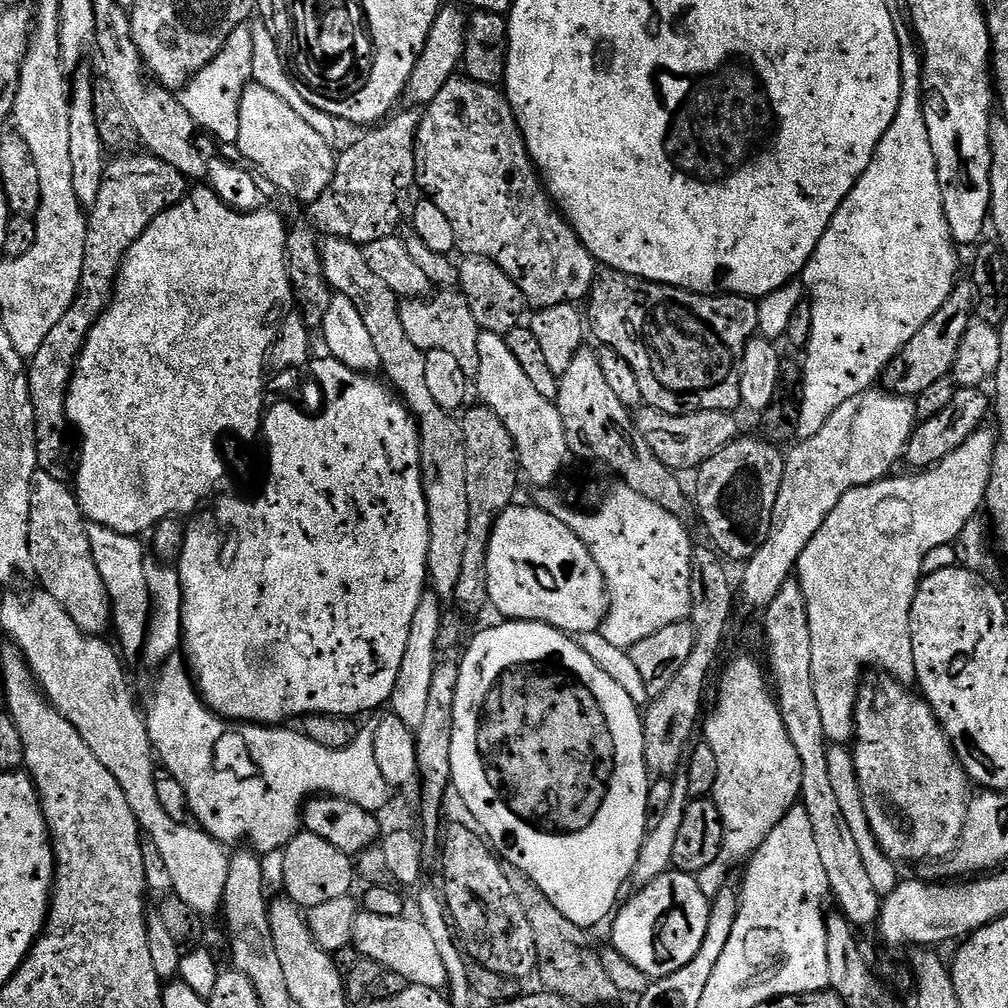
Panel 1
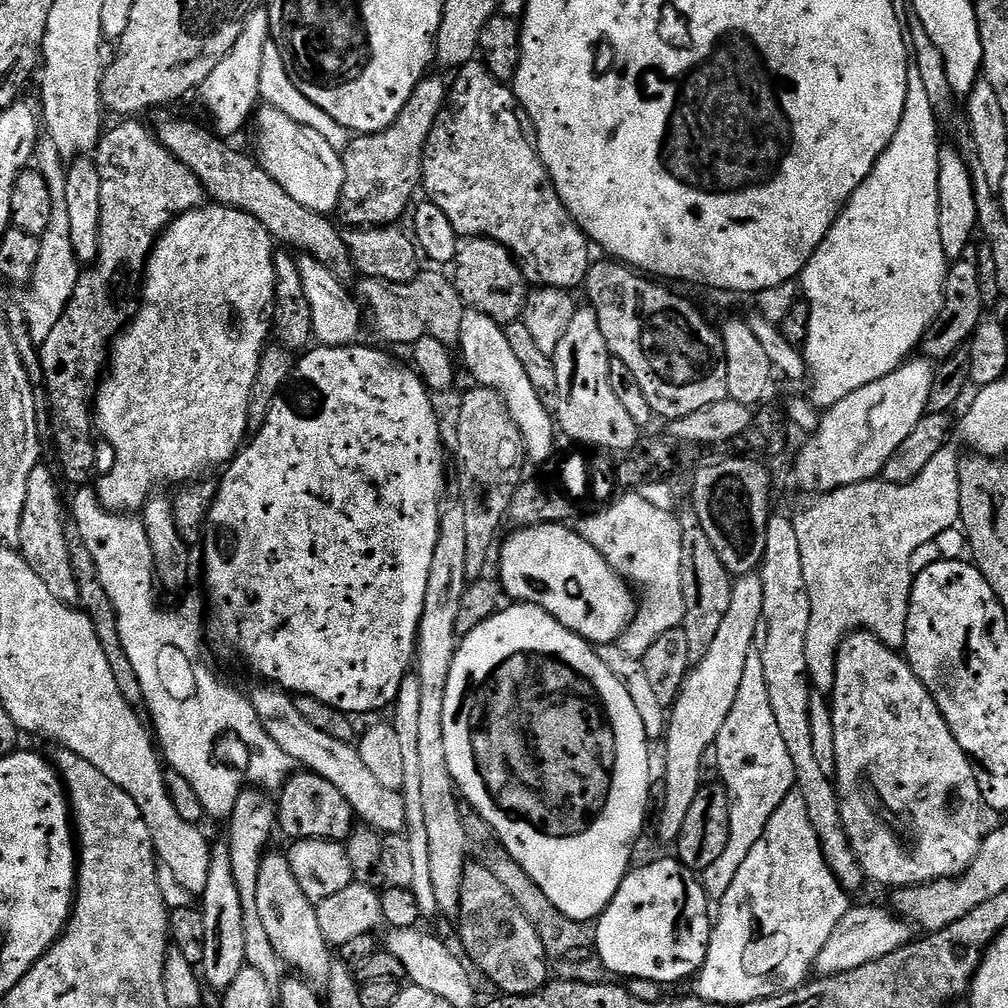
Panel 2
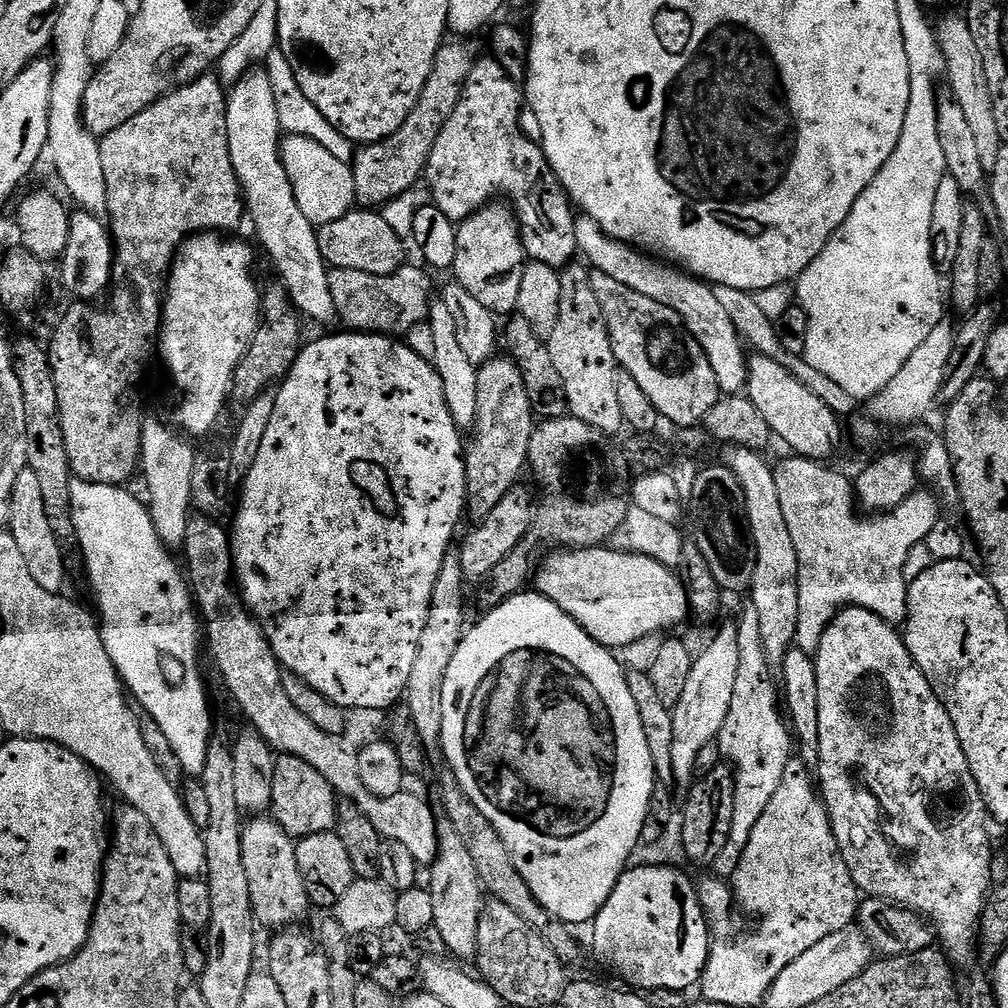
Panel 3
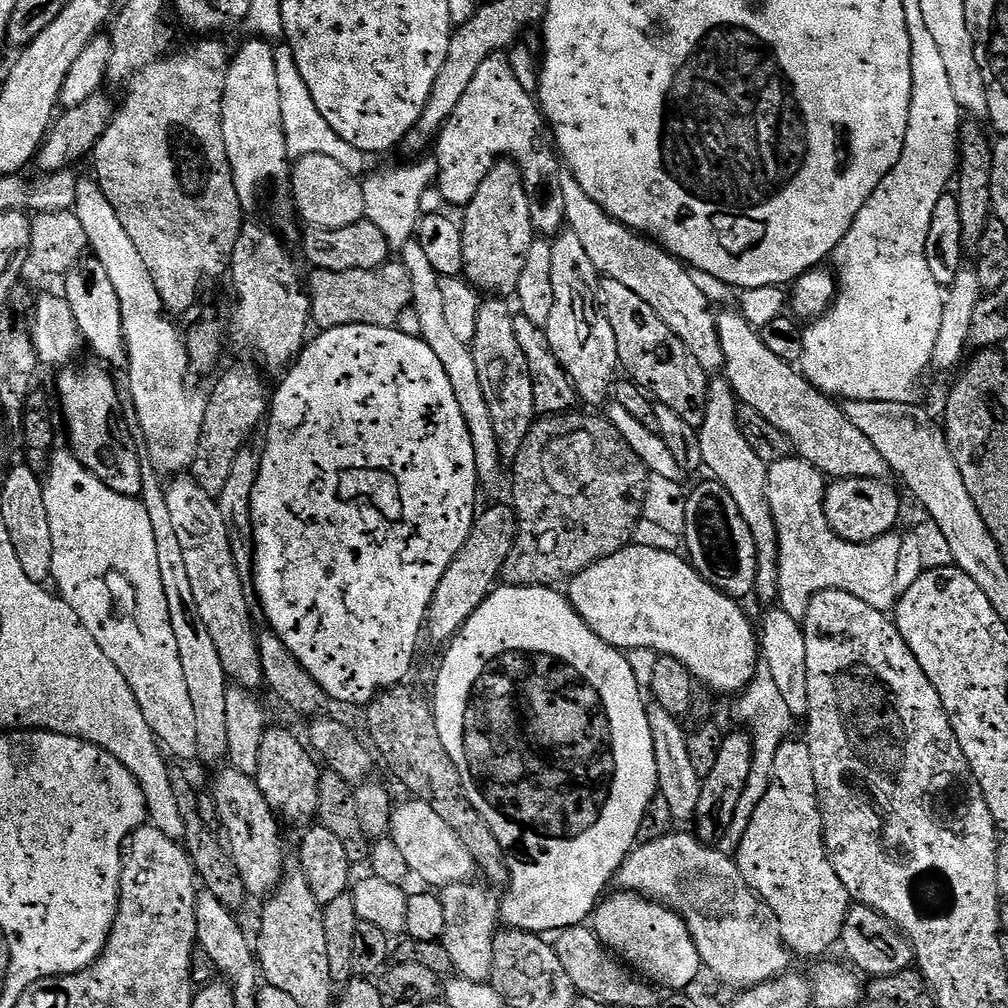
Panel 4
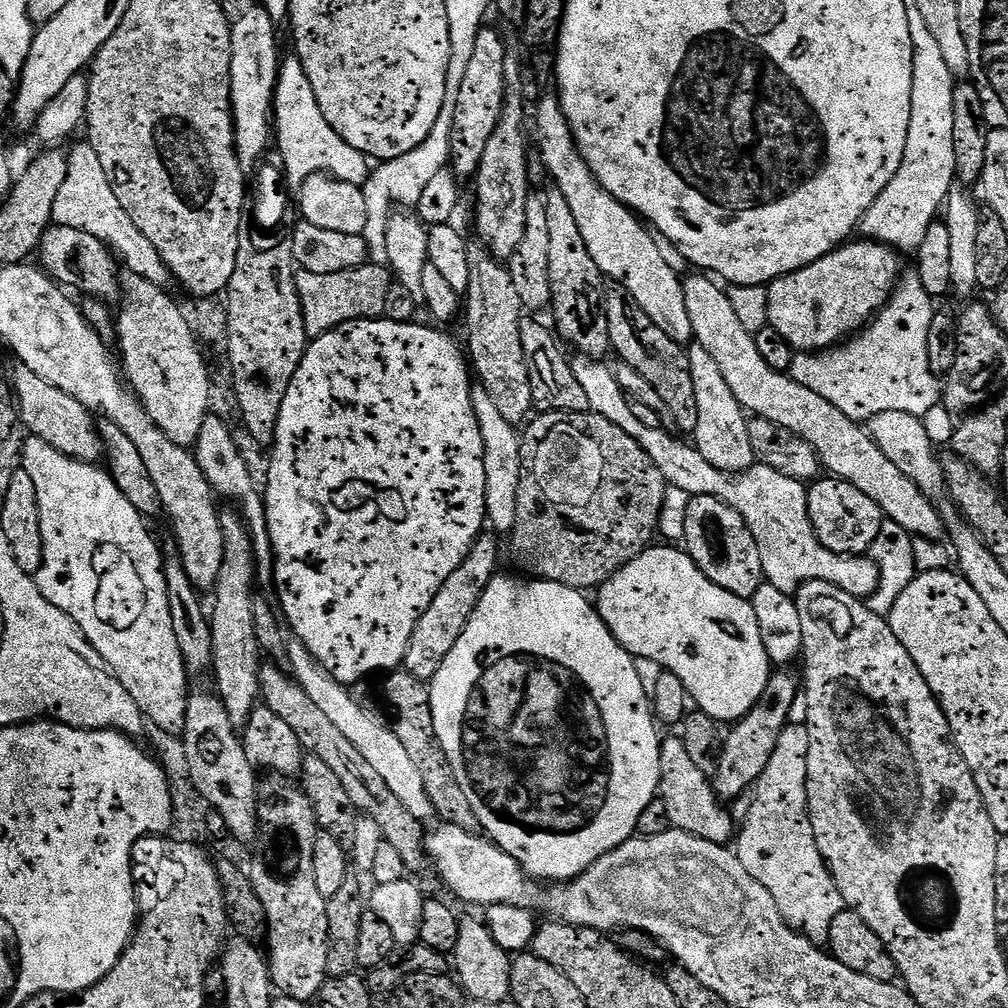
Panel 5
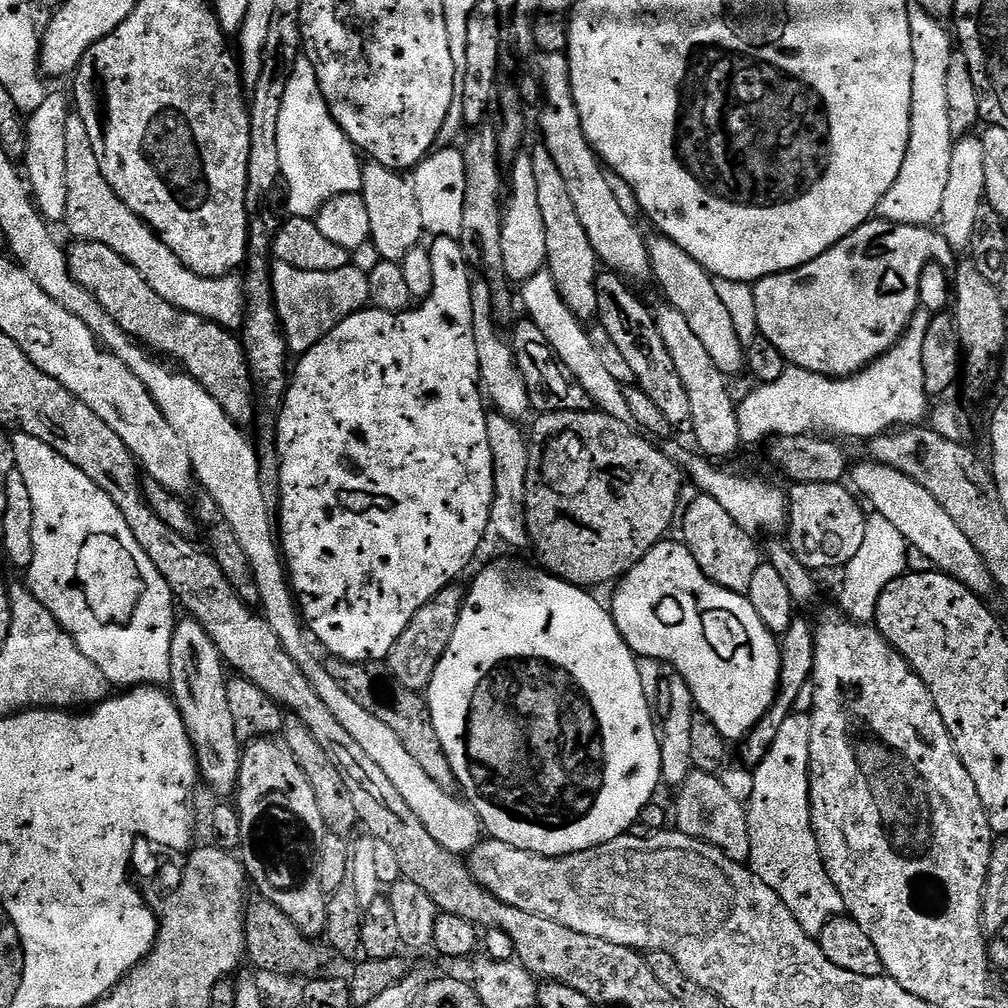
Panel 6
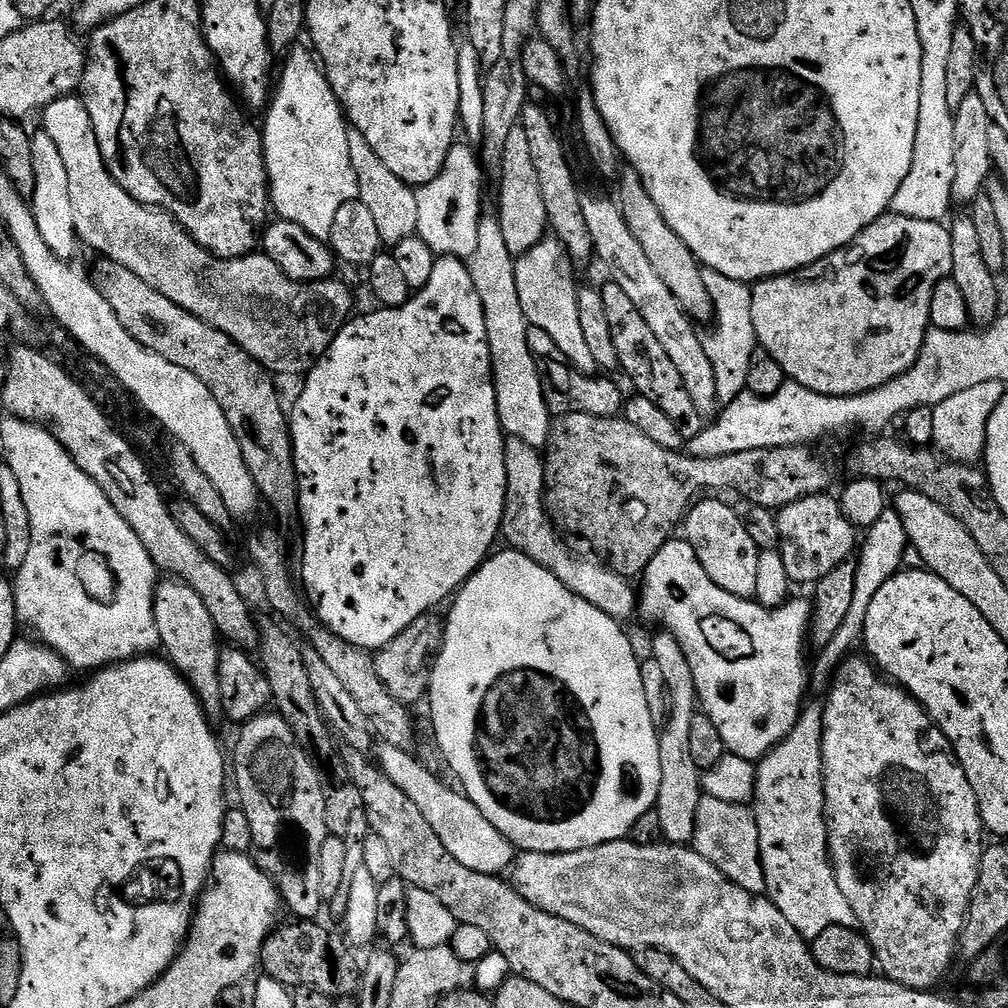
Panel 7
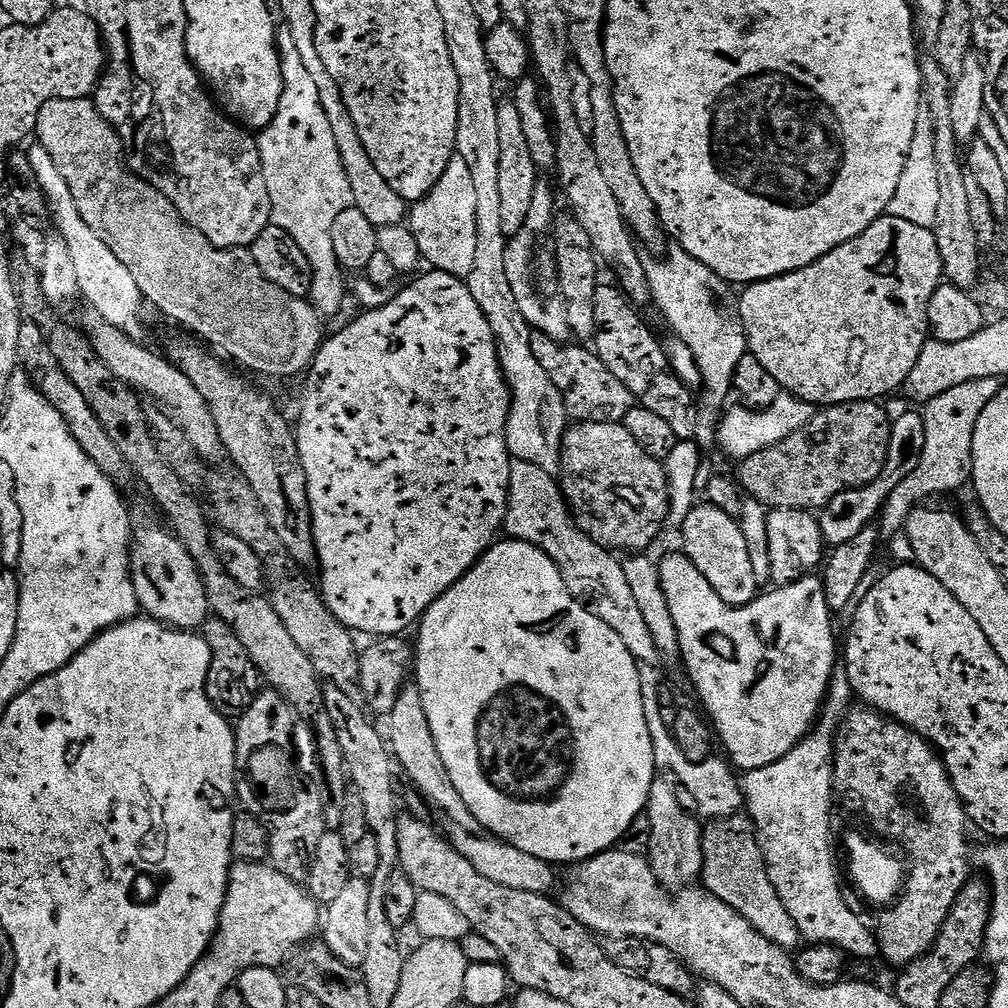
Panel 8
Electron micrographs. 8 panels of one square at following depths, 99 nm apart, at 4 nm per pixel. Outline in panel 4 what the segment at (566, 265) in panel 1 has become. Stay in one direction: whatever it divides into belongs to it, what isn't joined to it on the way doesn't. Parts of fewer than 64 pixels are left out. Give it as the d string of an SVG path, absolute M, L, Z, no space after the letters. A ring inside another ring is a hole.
M493 54L490 58L486 58L486 62L482 62L482 66L478 66L474 78L470 78L470 87L466 90L466 94L462 94L462 102L458 102L458 110L454 110L454 114L450 114L450 118L440 129L434 141L434 149L436 148L434 157L438 170L434 184L439 188L445 205L467 206L474 198L482 178L486 178L492 165L501 158L507 158L520 168L528 197L532 203L530 214L533 228L541 237L555 237L566 224L562 186L560 185L562 164L551 143L536 145L536 132L545 131L545 128L546 121L533 93L522 90L518 78L514 78L514 70L510 70L507 55Z

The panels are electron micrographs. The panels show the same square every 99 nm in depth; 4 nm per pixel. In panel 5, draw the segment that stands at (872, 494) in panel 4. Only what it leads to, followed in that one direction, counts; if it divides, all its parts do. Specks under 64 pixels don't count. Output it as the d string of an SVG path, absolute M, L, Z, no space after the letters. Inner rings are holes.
M820 478L808 488L808 509L810 522L816 531L818 542L826 546L826 550L834 550L834 554L843 556L863 556L869 551L882 524L886 519L884 511L874 502L874 498L862 494L858 486L845 480Z

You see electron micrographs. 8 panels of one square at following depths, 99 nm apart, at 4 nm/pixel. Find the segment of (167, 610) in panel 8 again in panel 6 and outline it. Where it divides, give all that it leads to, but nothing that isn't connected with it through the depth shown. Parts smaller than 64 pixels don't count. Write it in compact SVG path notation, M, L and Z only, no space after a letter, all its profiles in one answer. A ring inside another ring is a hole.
M177 619L170 642L170 695L180 708L182 722L196 751L199 779L216 792L235 793L240 782L242 742L234 734L234 718L226 699L229 677L224 672L226 665L210 634L202 630L197 620Z

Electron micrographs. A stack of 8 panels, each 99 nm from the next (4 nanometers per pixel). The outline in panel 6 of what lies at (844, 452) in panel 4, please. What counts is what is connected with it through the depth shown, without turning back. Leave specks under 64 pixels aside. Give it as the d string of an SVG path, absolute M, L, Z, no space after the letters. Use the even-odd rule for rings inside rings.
M659 234L648 240L648 261L652 267L651 275L656 276L660 288L669 305L672 305L686 318L690 330L706 346L710 358L714 358L714 366L722 370L725 377L733 378L746 368L746 348L741 344L738 334L734 330L734 322L730 318L730 310L726 310L722 298L718 298L716 280L701 264L694 262L682 246L675 244L670 238ZM871 458L865 461L865 464L851 469L850 480L853 480L851 483L861 497L868 496L867 503L871 511L885 515L909 545L922 550L930 558L934 569L962 582L977 596L988 598L994 592L994 581L986 562L980 557L978 550L970 546L970 538L966 538L966 534L962 534L962 530L954 526L954 518L950 518L950 514L946 514L946 510L942 510L942 506L934 502L930 490L922 490L922 486L918 486L914 478L906 478L906 474L885 464L878 464Z

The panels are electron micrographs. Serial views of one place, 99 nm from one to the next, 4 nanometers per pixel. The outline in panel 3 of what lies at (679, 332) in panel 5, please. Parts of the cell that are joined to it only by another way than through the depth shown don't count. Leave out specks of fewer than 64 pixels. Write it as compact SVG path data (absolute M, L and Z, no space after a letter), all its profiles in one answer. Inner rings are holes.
M583 214L576 217L576 246L579 255L585 256L583 259L595 271L610 274L610 278L630 286L630 290L638 290L638 294L646 294L646 298L654 298L654 302L662 302L662 306L670 306L679 314L689 334L700 343L706 358L710 358L710 366L714 366L714 378L718 378L721 393L740 394L745 391L749 361L749 357L744 356L746 344L736 332L734 323L730 322L725 308L715 298L713 285L679 267L669 266L641 252L639 248L633 248L631 244L613 240Z

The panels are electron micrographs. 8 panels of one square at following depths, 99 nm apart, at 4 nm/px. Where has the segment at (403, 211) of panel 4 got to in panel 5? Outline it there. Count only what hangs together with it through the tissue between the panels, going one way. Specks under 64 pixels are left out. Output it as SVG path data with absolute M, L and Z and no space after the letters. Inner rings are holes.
M459 82L453 83L446 90L442 108L430 134L422 145L402 154L399 158L385 160L379 163L368 175L367 182L362 185L363 197L366 198L366 230L363 238L368 244L369 251L376 256L383 256L386 252L386 226L394 211L393 202L400 206L414 208L421 201L422 193L427 183L436 174L445 171L451 161L452 128L454 126L455 111L458 108L459 91L462 86Z

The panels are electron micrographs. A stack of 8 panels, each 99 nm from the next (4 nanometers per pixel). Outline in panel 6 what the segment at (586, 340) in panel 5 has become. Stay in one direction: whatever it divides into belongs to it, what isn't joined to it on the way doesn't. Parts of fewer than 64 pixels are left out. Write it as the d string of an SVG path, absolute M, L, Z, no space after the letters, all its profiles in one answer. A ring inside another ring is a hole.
M543 146L530 152L534 162L534 179L538 185L538 203L542 206L542 222L546 225L547 269L556 279L562 298L579 320L592 322L598 316L598 290L596 277L598 261L594 246L586 234L586 226L578 219L578 210L570 198L565 179L558 172L558 165Z

